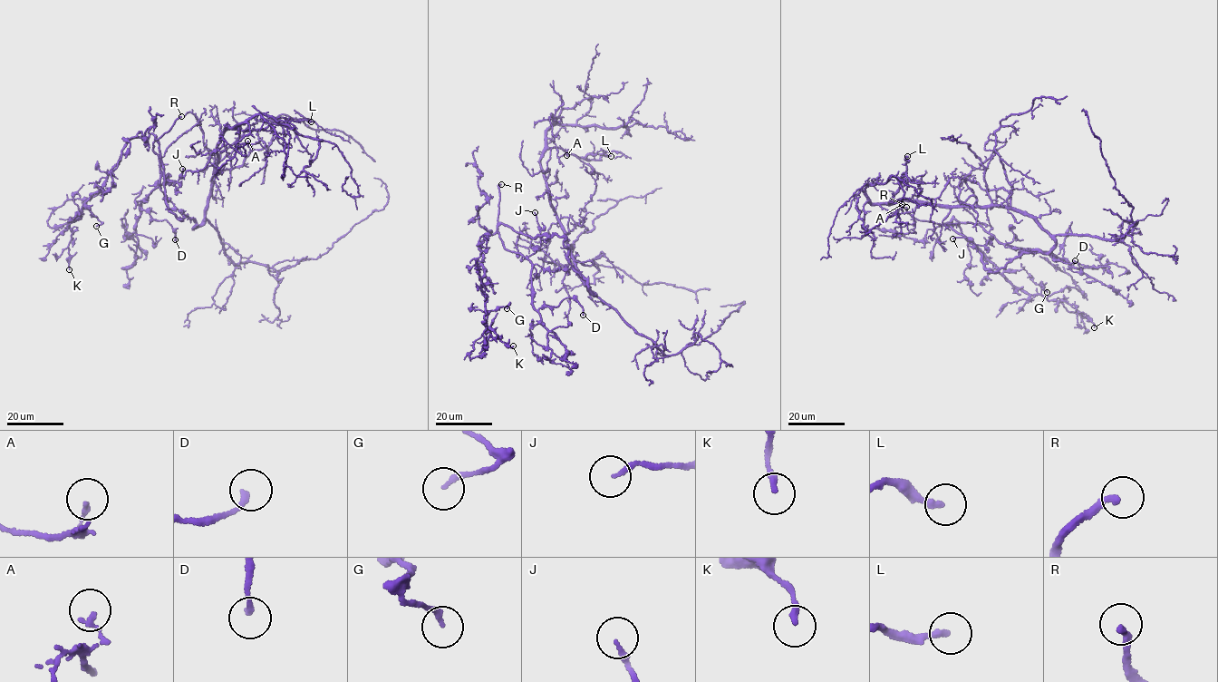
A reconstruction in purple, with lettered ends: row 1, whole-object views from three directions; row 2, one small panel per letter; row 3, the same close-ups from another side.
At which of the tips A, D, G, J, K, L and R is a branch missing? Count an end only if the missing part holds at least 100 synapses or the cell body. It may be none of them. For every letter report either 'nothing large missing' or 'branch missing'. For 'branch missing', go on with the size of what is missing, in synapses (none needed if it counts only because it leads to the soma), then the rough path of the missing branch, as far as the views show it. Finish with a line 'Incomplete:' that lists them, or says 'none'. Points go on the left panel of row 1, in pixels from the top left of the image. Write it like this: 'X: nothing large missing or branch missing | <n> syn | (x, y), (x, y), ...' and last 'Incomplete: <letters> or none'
A: nothing large missing
D: nothing large missing
G: nothing large missing
J: nothing large missing
K: nothing large missing
L: nothing large missing
R: branch missing | 150 syn | (181, 116), (192, 129), (198, 121), (200, 134)
Incomplete: R

